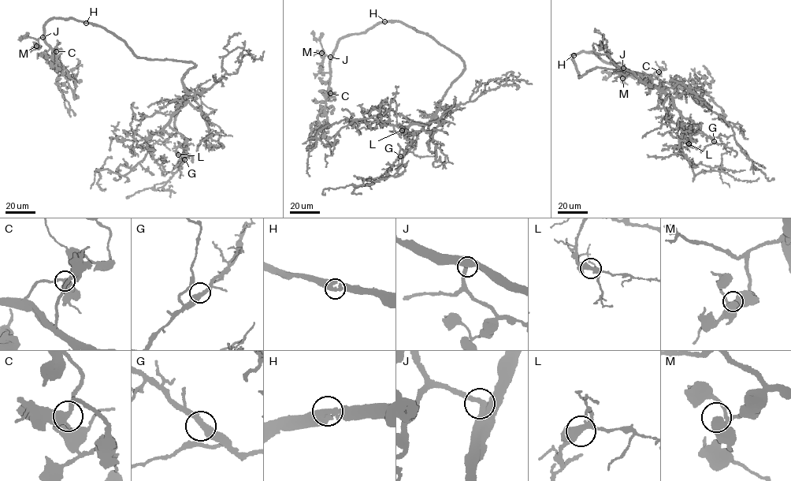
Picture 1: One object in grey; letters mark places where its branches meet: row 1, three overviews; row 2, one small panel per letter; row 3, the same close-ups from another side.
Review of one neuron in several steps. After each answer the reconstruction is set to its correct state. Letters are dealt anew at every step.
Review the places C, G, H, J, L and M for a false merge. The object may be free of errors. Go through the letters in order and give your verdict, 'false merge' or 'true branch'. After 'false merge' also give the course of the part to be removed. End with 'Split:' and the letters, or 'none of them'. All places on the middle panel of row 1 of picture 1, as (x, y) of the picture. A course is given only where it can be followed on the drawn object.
C: true branch
G: true branch
H: true branch
J: true branch
L: true branch
M: true branch
Split: none of them

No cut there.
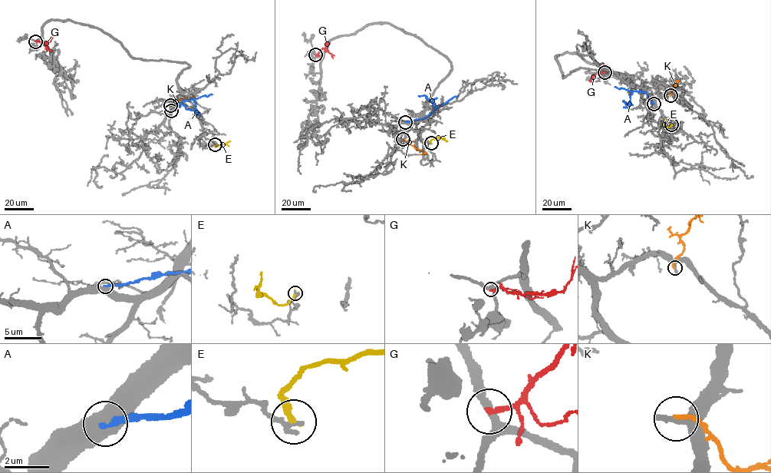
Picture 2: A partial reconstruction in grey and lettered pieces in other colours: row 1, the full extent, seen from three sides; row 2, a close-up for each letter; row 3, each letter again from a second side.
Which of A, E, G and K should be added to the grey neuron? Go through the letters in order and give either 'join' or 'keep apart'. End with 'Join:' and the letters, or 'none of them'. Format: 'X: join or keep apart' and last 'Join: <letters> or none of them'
A: keep apart
E: keep apart
G: keep apart
K: keep apart
Join: none of them

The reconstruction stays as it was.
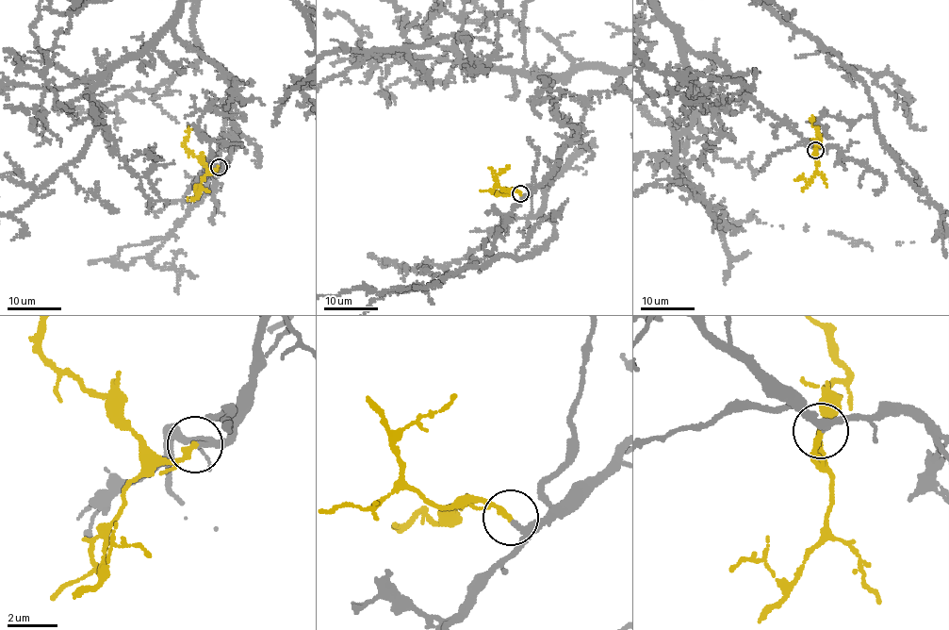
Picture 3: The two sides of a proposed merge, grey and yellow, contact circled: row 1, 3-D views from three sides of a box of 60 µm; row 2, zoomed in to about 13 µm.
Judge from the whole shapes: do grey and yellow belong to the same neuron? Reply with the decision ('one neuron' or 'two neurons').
one neuron

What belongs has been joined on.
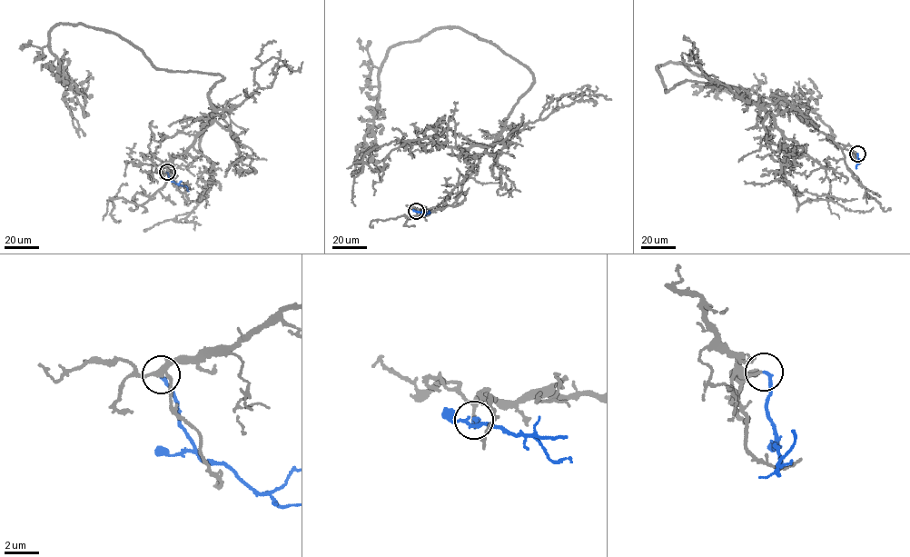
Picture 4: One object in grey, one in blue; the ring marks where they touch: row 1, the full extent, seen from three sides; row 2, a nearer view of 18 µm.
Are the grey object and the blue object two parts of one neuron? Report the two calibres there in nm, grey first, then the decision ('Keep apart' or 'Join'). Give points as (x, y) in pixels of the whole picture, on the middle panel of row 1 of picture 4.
Thickness 160 nm (grey) against 200 nm. Join

